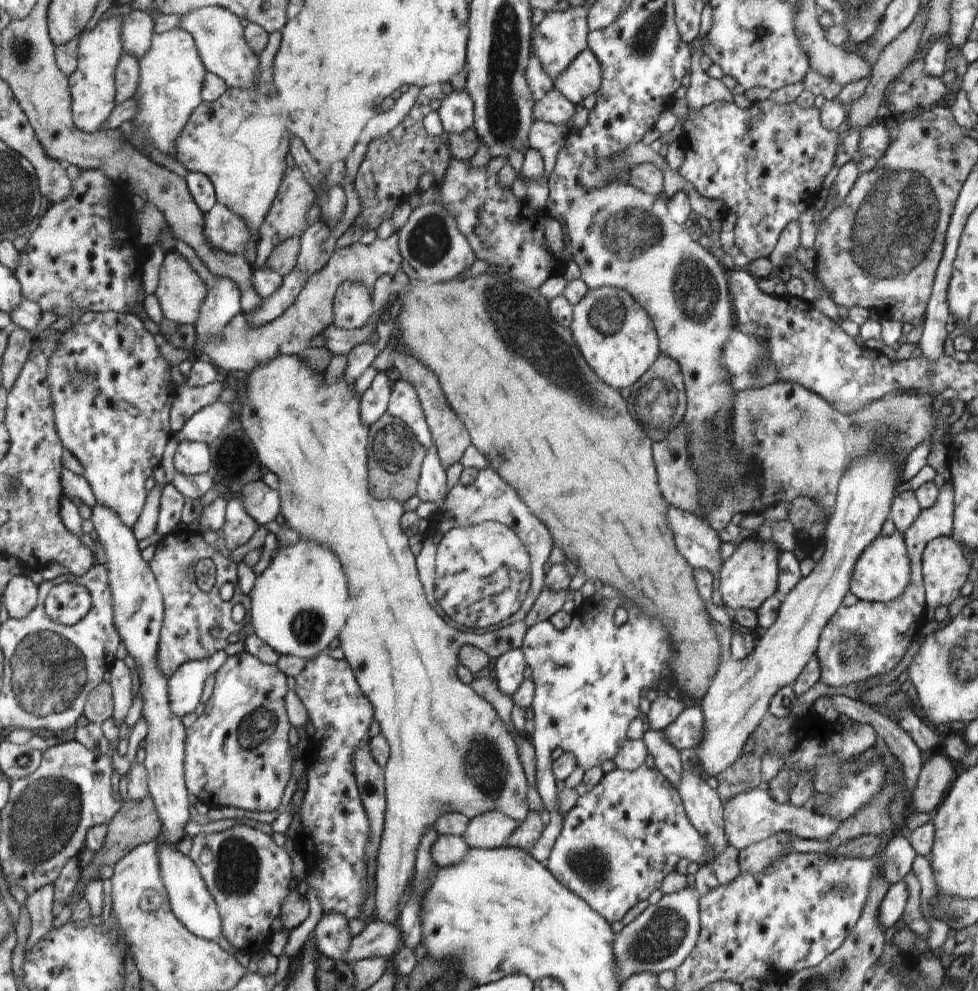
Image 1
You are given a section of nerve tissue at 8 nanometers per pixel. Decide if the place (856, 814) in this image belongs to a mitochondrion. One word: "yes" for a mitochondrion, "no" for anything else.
no

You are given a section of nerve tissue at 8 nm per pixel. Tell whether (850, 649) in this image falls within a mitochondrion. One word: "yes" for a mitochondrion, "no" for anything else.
yes

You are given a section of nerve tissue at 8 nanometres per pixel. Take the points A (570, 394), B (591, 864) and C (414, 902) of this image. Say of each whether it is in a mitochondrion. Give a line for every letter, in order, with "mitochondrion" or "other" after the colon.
A: mitochondrion
B: mitochondrion
C: other

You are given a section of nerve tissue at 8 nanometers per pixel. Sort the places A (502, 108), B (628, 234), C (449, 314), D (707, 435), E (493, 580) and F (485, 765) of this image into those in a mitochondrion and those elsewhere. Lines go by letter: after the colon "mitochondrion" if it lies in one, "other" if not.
A: mitochondrion
B: mitochondrion
C: other
D: mitochondrion
E: mitochondrion
F: mitochondrion

